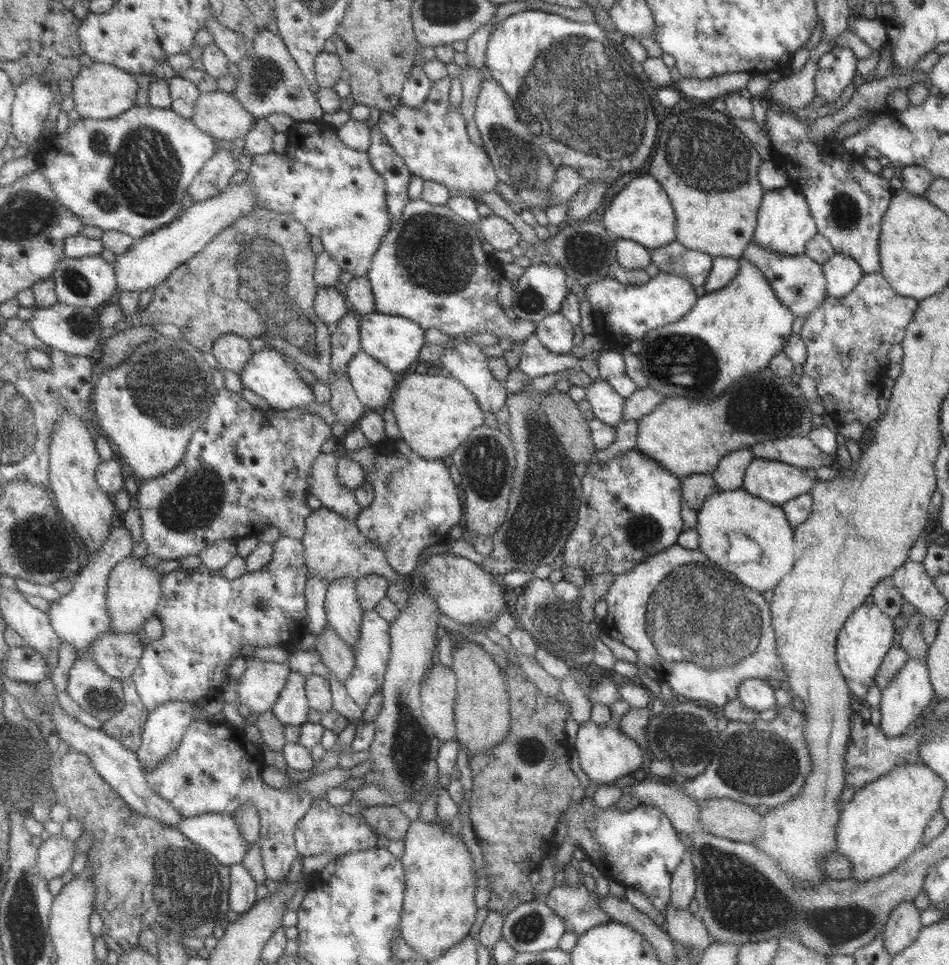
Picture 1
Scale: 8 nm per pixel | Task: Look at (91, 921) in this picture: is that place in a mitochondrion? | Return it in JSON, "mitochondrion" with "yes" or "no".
{"mitochondrion":"no"}

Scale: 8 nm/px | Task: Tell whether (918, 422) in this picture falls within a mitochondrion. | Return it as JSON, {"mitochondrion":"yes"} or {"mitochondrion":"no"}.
{"mitochondrion":"no"}

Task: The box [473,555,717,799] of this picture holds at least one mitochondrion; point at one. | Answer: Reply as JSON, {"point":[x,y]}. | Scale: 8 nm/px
{"point":[558,626]}

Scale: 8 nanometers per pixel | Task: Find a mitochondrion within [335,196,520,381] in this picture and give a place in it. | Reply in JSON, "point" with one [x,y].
{"point":[429,250]}

